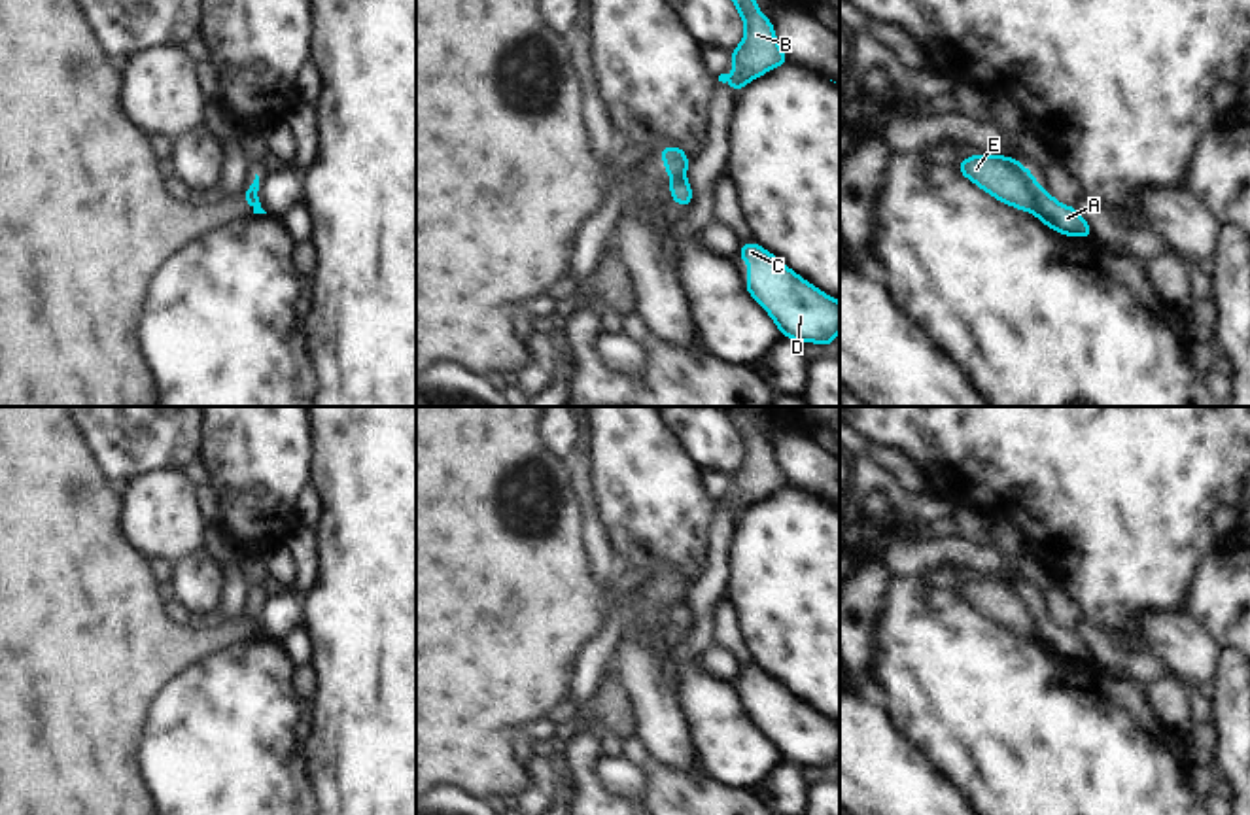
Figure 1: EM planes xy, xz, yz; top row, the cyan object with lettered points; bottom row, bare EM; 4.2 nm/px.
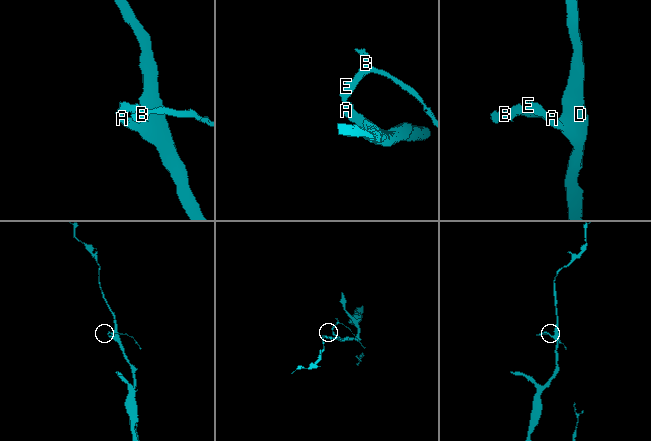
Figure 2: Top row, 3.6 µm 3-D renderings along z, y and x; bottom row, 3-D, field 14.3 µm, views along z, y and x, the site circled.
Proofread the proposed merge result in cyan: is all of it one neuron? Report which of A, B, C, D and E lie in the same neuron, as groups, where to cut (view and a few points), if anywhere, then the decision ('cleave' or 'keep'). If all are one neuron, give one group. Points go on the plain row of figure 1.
A C D / B E | yz (1037, 611), (1031, 634) | cleave

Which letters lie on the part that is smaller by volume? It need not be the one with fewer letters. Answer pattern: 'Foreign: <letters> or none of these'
Foreign: B, E

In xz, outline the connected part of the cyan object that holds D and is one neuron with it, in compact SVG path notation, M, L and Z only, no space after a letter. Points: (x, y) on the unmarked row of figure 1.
M755 666L739 668L738 679L751 692L745 713L785 762L830 772L840 756L840 726Z

